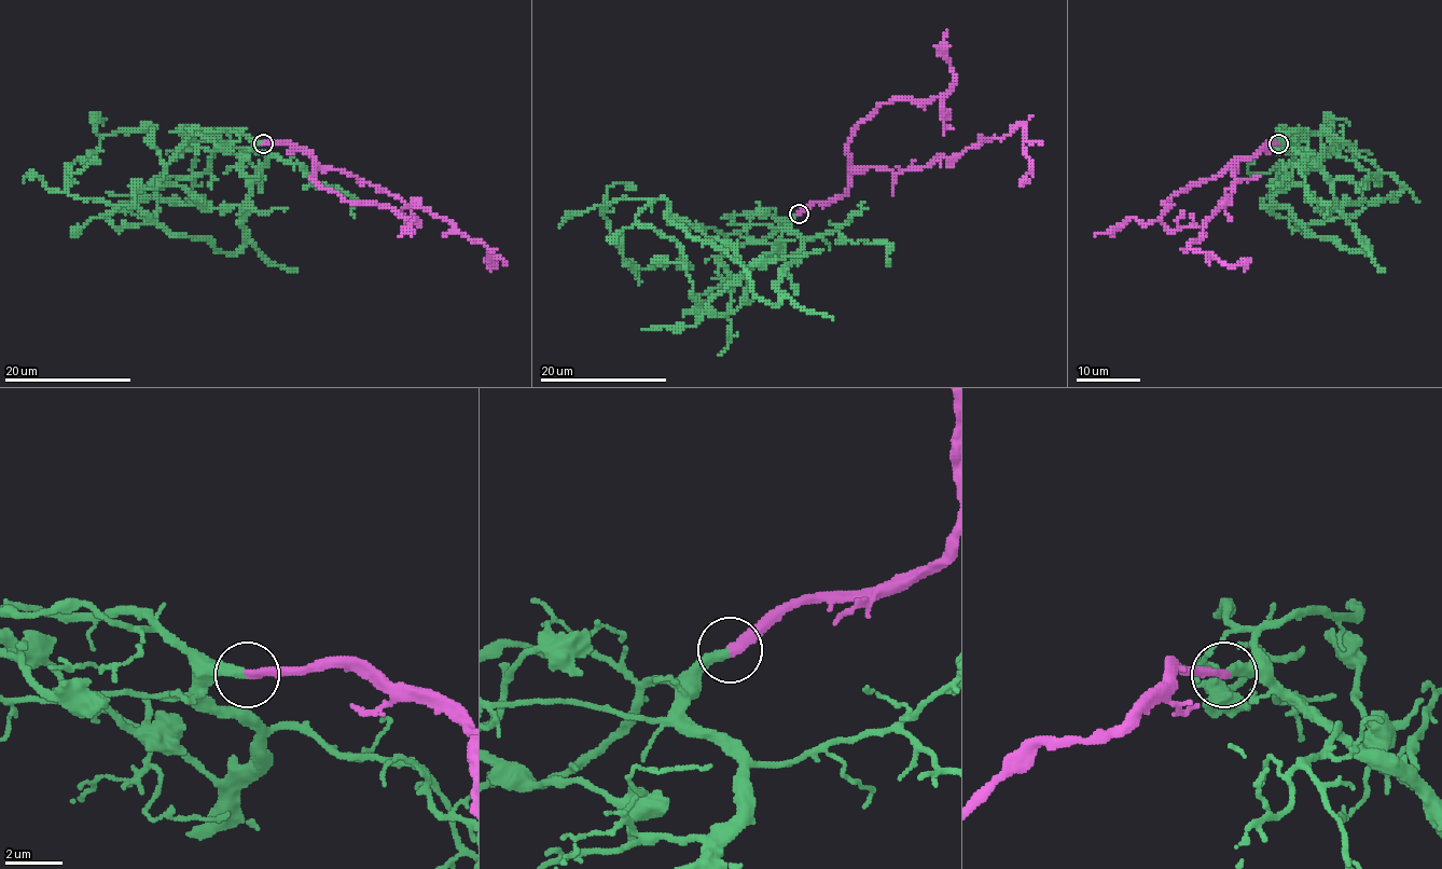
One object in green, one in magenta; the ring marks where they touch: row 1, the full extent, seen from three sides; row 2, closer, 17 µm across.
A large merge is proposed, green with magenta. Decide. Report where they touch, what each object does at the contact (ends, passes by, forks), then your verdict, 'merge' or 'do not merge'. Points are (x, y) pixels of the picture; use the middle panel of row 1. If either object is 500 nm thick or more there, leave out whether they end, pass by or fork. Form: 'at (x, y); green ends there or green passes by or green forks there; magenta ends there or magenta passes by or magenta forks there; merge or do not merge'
at (799, 214); green ends there; magenta ends there; merge

